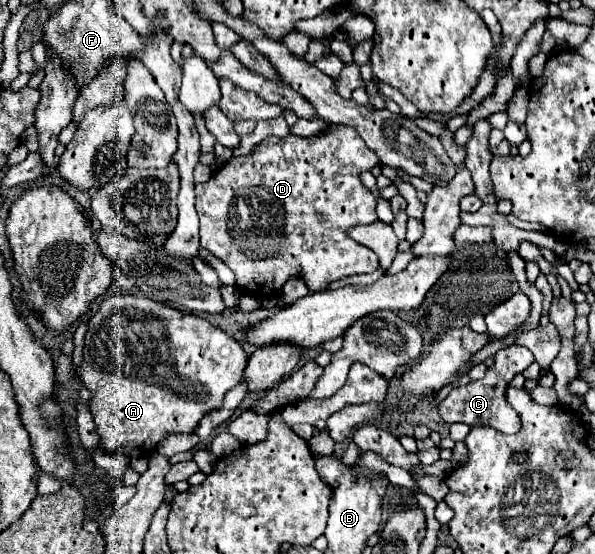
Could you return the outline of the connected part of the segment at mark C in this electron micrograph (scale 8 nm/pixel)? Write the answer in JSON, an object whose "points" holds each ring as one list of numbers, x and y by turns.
{"points":[[511,345,511,347,503,347,495,353,495,363,493,363,493,369,487,369,485,377,479,379,479,381,469,381,467,385,459,385,455,387,441,403,439,403,439,415,441,419,447,423,447,425,453,425,453,423,465,423,469,427,477,427,477,425,483,425,483,427,493,427,501,433,519,433,521,429,521,421,519,421,519,415,515,413,515,409,507,403,507,389,509,389,509,383,511,379,525,371,531,363,533,363,533,353,527,349,527,347,519,347,519,345]]}

